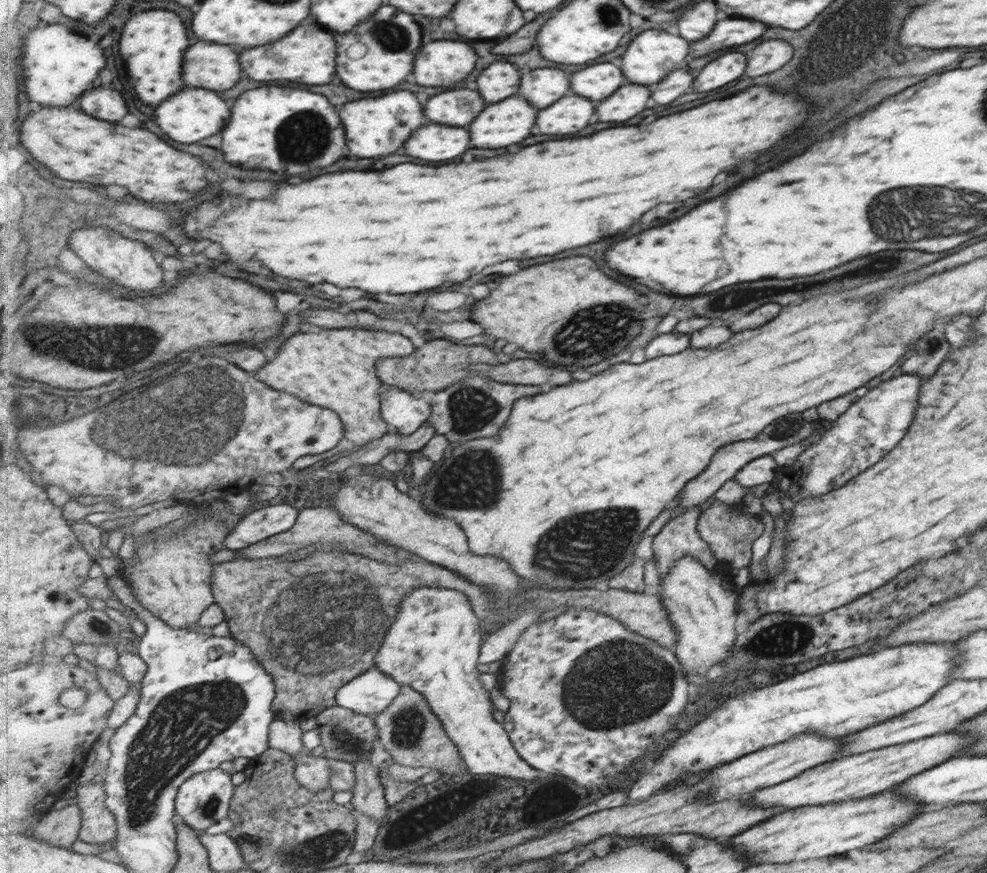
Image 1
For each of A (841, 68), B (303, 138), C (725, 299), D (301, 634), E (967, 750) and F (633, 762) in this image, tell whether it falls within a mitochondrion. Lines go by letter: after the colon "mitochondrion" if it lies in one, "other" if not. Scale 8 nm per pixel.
A: mitochondrion
B: mitochondrion
C: mitochondrion
D: mitochondrion
E: other
F: other

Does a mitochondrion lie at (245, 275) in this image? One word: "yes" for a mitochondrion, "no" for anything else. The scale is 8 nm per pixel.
no

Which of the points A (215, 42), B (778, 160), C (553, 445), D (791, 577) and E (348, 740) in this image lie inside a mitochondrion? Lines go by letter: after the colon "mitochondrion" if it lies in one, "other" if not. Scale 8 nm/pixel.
A: other
B: other
C: other
D: other
E: mitochondrion

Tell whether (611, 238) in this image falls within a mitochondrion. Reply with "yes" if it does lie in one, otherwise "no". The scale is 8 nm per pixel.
no

